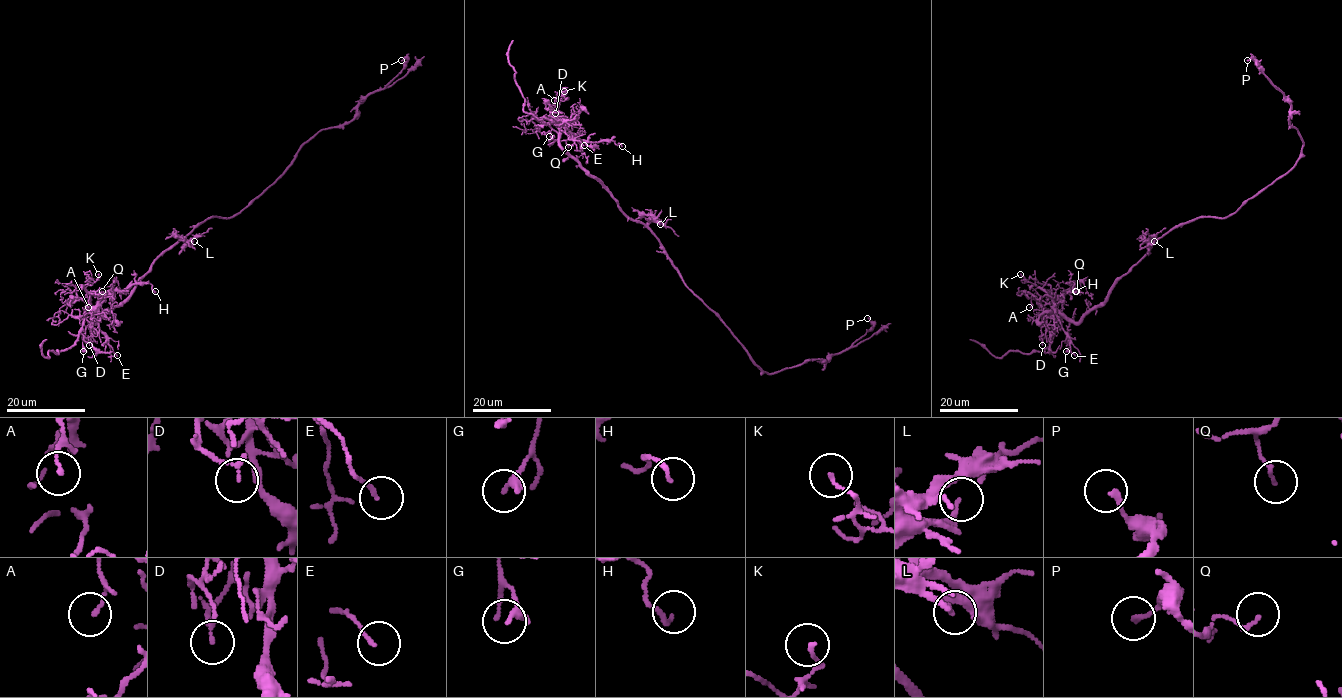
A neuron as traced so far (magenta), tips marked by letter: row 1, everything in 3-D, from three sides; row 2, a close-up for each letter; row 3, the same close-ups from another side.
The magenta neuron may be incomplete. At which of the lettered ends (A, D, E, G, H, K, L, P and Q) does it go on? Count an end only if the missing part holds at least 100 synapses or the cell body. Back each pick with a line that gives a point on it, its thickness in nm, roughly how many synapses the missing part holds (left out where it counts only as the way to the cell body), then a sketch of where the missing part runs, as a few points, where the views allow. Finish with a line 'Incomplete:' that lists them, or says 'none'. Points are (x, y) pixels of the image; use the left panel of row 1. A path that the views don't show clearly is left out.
Incomplete: none

